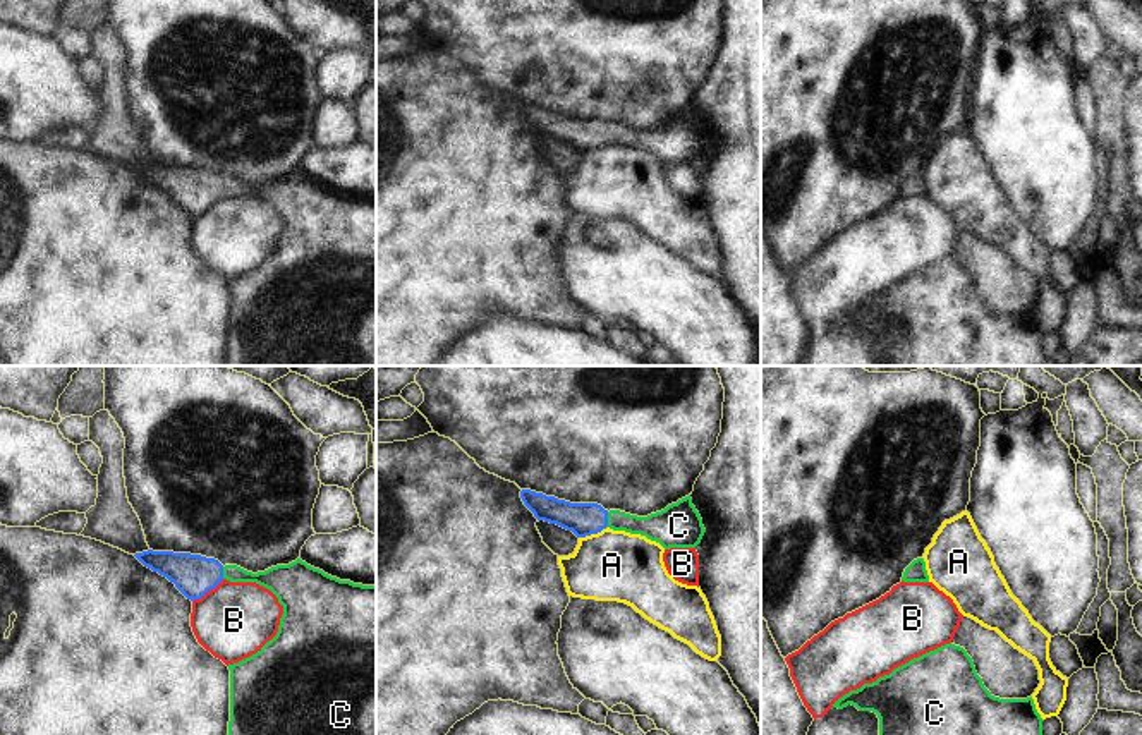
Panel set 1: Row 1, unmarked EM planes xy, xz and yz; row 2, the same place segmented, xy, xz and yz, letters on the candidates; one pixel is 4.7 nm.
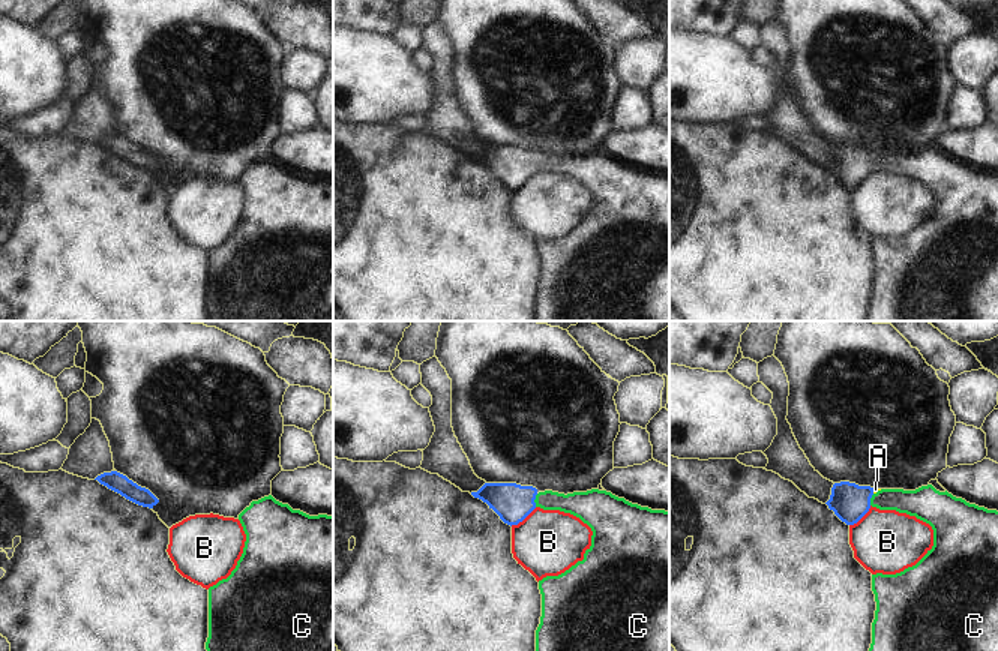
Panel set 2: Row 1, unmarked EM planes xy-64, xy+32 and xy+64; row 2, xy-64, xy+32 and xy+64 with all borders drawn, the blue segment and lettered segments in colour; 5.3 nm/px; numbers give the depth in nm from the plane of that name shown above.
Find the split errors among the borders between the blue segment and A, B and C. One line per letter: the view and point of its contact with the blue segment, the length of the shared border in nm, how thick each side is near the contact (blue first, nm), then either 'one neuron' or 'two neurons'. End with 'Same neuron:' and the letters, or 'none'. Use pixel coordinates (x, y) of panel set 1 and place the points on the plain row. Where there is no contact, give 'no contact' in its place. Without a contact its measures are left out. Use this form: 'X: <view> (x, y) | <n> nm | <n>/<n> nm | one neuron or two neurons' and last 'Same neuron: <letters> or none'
A: xz (593, 148) | 150 nm | 160/340 nm | two neurons
B: xy (208, 205) | 190 nm | 190/360 nm | two neurons
C: xz (607, 134) | 70 nm | 160/130 nm | one neuron
Same neuron: C

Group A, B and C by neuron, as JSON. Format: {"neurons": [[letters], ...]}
{"neurons": [["A"], ["B"], ["C"]]}

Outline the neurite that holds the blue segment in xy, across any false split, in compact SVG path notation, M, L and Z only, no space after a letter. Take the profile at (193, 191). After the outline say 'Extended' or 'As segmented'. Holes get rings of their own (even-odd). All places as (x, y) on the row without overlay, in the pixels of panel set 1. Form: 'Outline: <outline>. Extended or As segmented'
Outline: M173 167L134 170L144 182L167 192L191 216L201 215L223 194L256 197L270 204L283 222L276 251L256 270L228 280L230 337L228 366L376 366L376 201L340 196L297 173L264 187L222 180L215 173Z. Extended.

